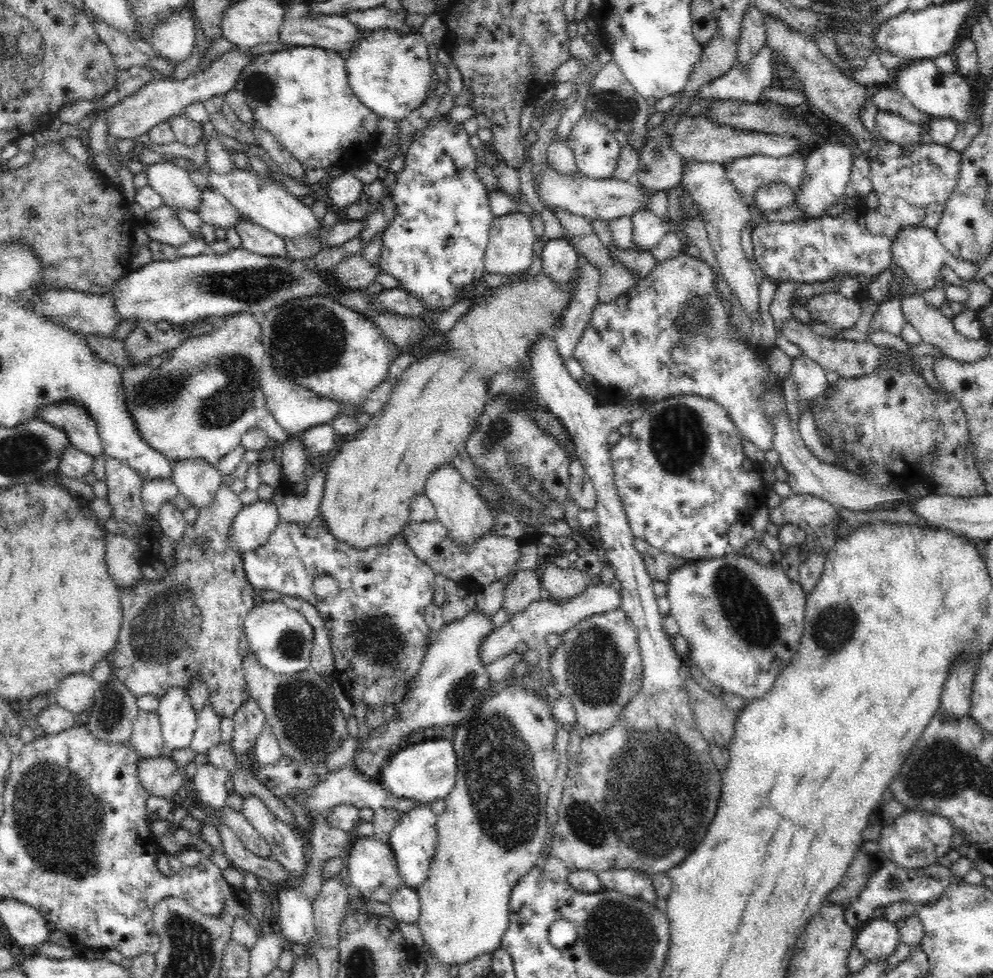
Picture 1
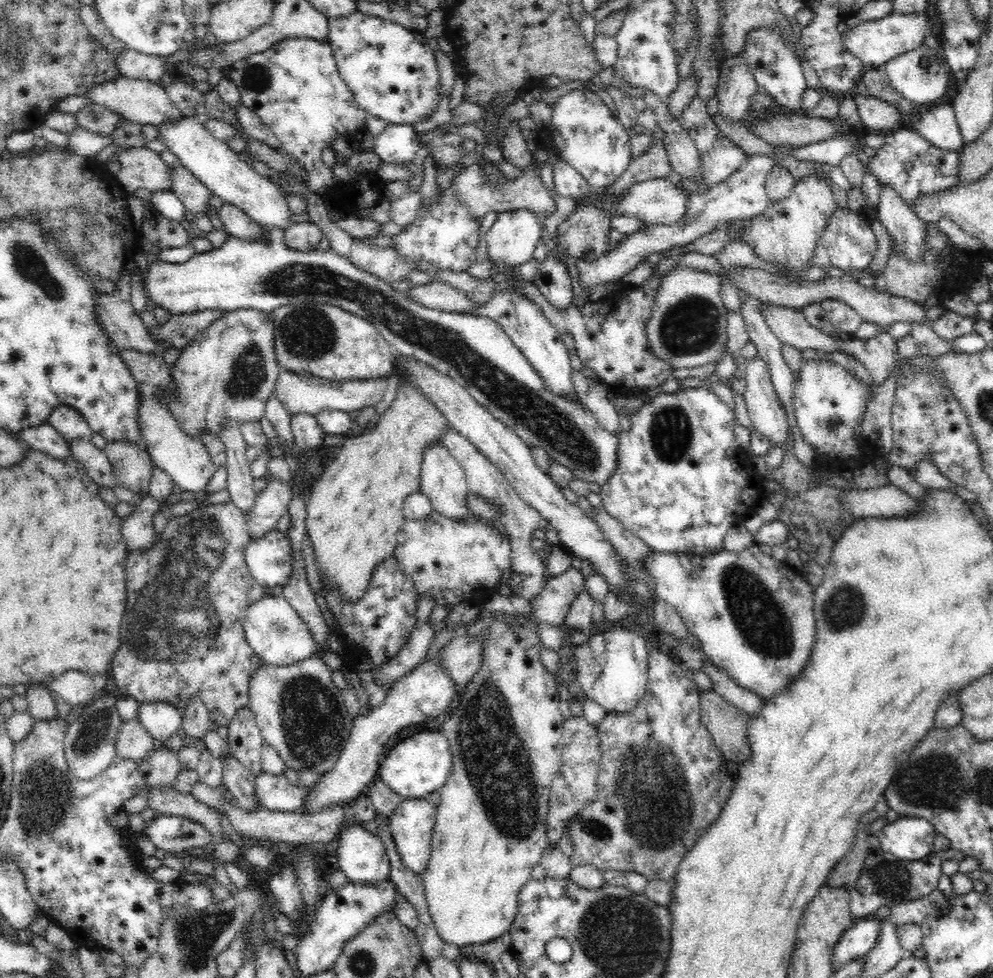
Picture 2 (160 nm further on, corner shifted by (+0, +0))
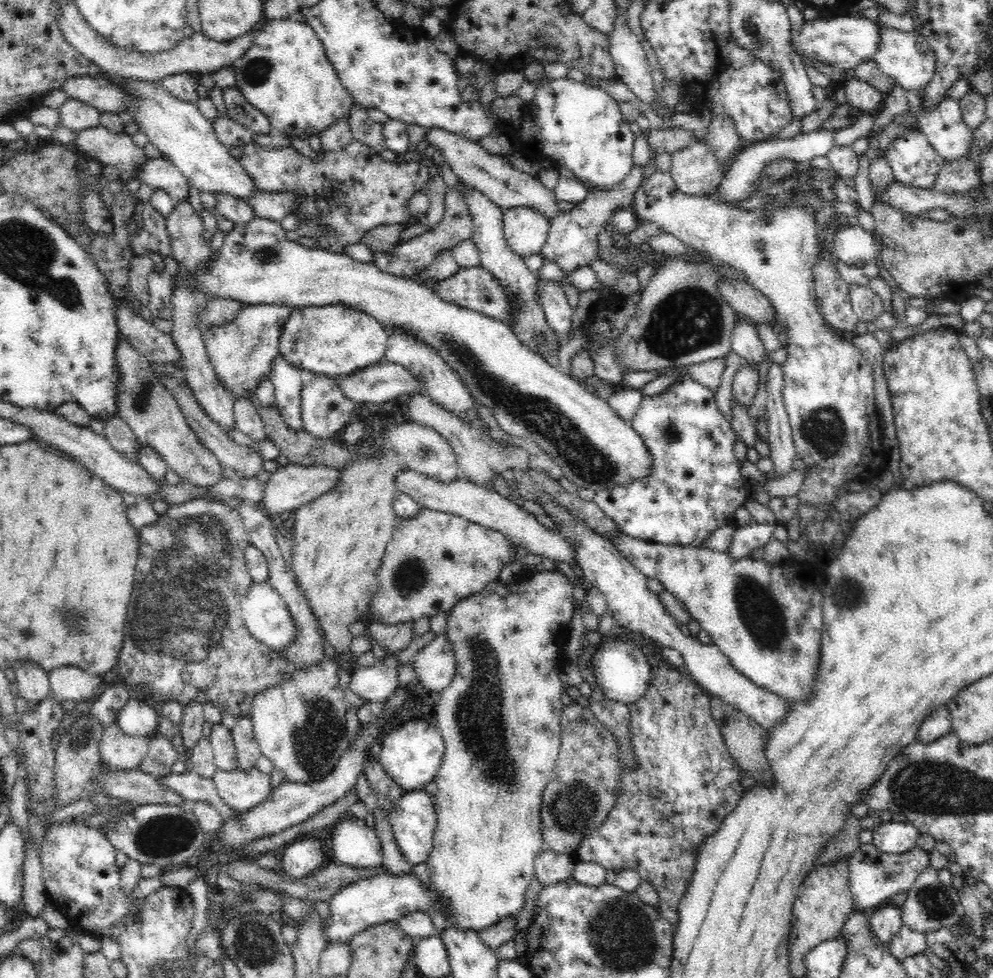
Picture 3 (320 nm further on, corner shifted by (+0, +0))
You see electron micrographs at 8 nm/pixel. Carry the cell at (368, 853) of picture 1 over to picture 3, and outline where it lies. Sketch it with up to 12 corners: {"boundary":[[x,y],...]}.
{"boundary":[[348,814],[332,829],[336,862],[383,864],[375,827]]}

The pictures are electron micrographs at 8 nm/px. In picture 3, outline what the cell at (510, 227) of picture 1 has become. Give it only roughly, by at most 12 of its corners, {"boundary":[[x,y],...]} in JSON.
{"boundary":[[527,207],[503,212],[507,246],[540,254],[551,220]]}

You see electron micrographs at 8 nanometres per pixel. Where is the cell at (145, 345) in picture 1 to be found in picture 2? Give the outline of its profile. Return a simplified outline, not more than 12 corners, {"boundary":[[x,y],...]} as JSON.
{"boundary":[[218,309],[172,316],[149,328],[154,341],[183,349],[223,316]]}

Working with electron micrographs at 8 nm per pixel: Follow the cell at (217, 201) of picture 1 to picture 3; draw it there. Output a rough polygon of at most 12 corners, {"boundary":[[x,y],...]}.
{"boundary":[[146,158],[140,182],[164,190],[175,206],[189,200],[188,180],[168,158]]}

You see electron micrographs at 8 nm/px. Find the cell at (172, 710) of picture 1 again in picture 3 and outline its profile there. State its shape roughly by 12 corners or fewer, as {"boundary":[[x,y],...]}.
{"boundary":[[132,696],[115,716],[122,733],[153,737],[160,710]]}

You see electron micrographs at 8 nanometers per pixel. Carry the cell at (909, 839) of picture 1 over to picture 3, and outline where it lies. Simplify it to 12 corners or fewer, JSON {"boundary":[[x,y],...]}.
{"boundary":[[882,821],[871,831],[872,844],[888,854],[917,846],[910,822]]}

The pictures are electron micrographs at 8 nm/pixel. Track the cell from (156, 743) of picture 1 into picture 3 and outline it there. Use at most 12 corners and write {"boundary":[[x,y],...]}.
{"boundary":[[108,725],[98,742],[102,764],[136,769],[152,737]]}

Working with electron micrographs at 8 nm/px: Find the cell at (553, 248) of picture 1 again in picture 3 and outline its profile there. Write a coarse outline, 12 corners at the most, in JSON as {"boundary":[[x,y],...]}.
{"boundary":[[539,281],[548,327],[568,340],[575,311],[556,281]]}

